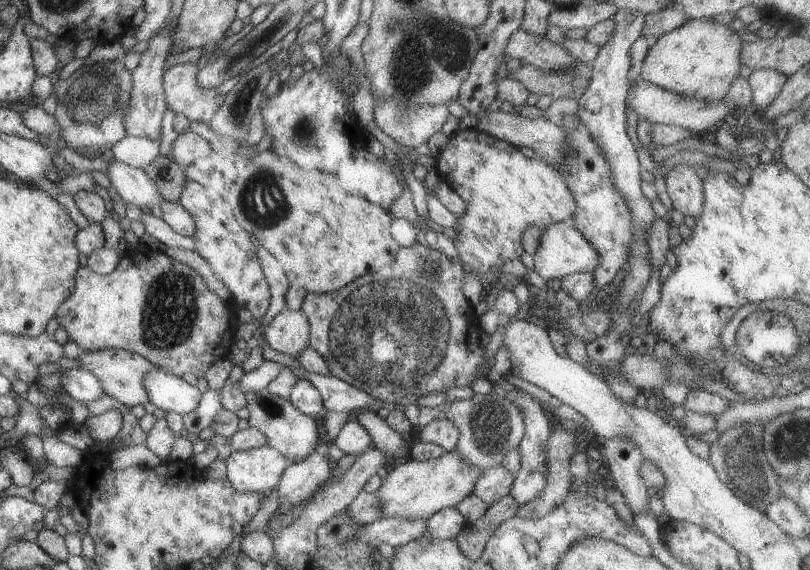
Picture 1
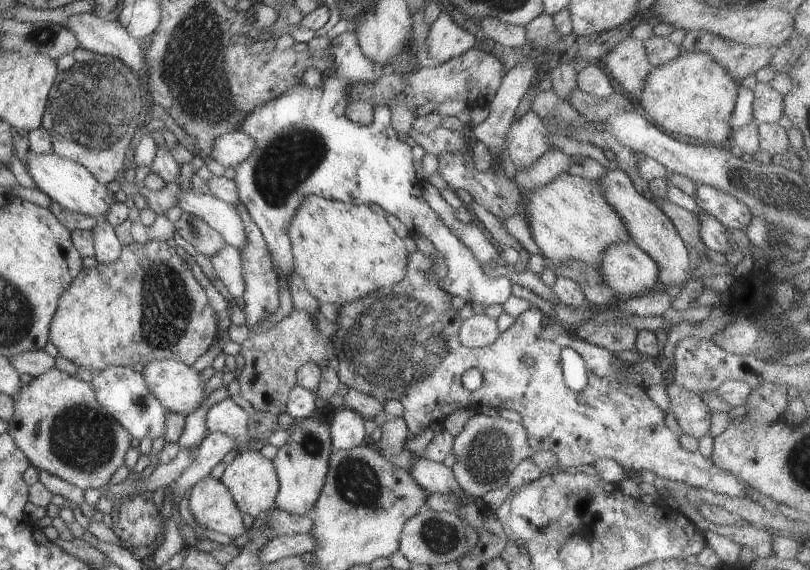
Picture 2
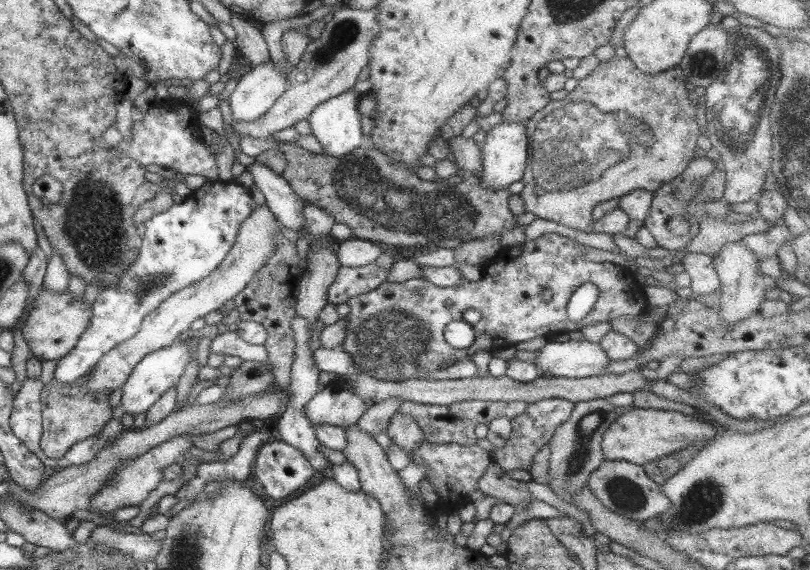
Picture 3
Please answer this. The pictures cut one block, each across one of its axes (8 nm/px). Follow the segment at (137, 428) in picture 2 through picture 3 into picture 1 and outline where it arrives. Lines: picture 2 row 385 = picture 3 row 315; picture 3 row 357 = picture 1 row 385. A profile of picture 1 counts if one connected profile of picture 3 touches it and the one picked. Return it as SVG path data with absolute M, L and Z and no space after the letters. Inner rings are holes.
M82 368L64 370L61 388L79 402L91 402L104 394L97 377Z

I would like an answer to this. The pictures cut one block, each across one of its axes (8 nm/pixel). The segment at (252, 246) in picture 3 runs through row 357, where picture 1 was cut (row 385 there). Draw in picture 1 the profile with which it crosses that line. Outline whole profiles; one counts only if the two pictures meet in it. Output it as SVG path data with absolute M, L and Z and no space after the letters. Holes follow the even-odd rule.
M105 348L105 350L95 350L95 352L81 351L76 360L79 368L91 372L93 376L97 377L103 392L107 396L111 396L111 398L117 400L123 406L143 405L147 401L145 388L143 388L143 376L145 376L145 372L155 370L156 366L142 356L123 349Z

